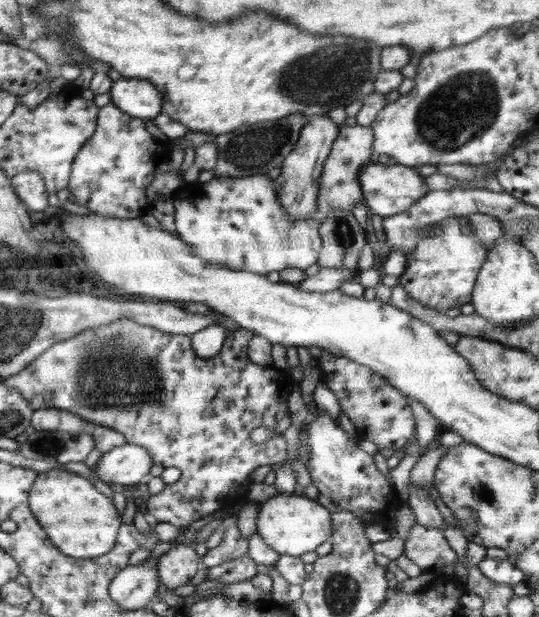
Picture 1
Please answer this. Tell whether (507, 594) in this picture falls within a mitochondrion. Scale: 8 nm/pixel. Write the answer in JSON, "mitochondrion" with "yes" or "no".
{"mitochondrion":"no"}

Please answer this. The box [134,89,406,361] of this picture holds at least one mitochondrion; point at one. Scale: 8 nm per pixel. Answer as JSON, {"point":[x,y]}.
{"point":[251,149]}

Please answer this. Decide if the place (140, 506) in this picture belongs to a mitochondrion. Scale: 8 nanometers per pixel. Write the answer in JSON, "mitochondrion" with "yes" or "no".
{"mitochondrion":"no"}

